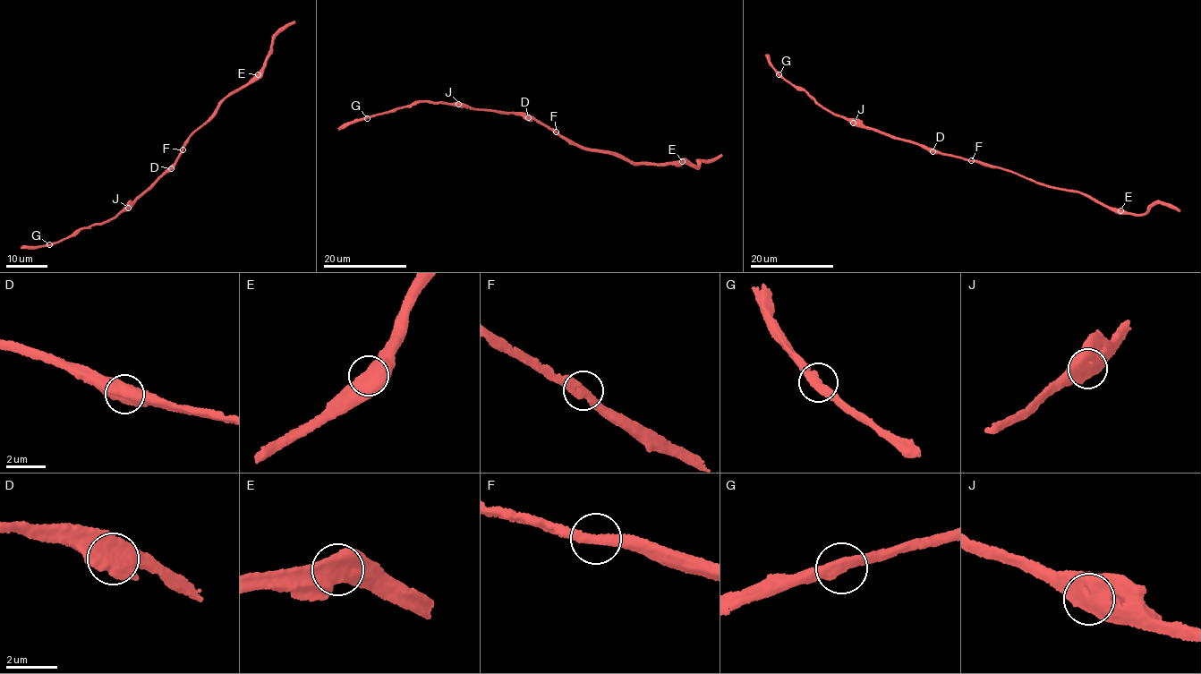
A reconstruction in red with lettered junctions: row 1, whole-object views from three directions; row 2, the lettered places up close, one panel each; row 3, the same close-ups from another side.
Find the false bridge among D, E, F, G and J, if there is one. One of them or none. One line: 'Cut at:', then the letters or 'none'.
Cut at: none

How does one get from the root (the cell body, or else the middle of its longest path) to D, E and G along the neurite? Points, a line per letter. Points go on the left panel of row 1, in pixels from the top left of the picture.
D: (178, 156), (171, 168)
E: (178, 156), (189, 137), (215, 115), (225, 98), (257, 80), (258, 74)
G: (178, 156), (174, 166), (114, 217), (73, 232), (48, 244)

